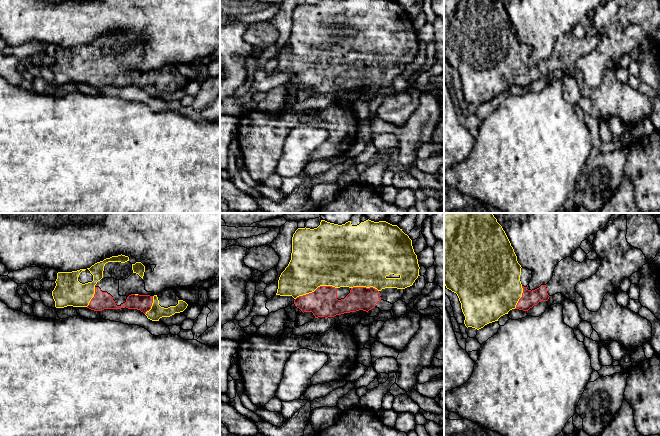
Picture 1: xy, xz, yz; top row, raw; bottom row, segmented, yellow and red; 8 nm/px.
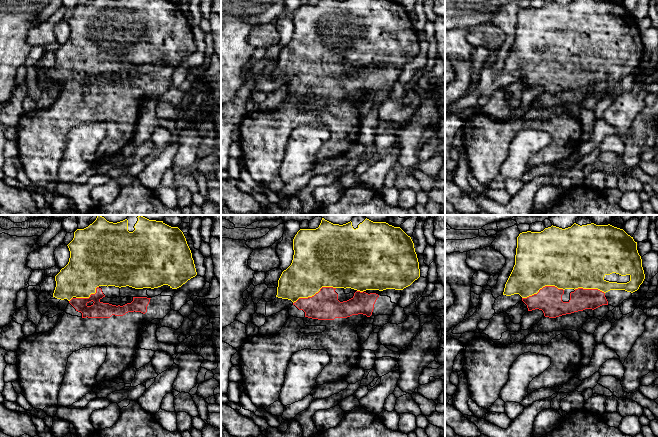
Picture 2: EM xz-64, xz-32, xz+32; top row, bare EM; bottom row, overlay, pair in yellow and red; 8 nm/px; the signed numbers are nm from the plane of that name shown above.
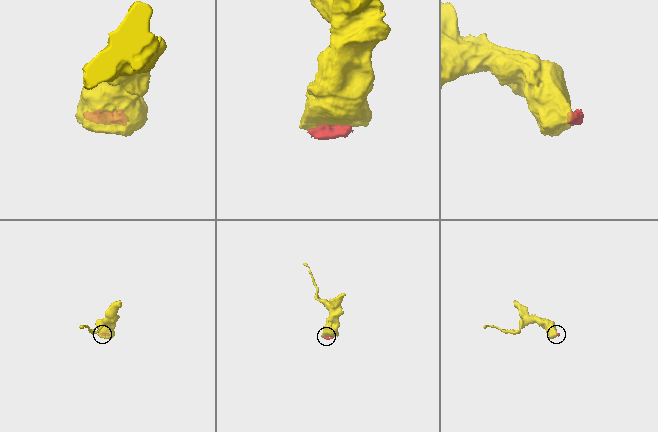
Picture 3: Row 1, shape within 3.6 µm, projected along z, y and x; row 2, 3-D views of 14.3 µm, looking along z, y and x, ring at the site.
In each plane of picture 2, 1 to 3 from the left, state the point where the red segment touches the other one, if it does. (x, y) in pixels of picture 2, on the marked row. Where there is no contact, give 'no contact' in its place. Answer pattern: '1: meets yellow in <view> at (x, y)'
1: meets yellow in xz-64 at (88, 297)
2: meets yellow in xz-32 at (314, 294)
3: meets yellow in xz+32 at (542, 287)

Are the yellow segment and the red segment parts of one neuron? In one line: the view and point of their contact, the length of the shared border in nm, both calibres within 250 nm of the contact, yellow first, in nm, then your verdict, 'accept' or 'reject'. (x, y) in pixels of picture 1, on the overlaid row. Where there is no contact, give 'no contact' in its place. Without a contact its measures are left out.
xz (315, 289) | 340 nm | 440/240 nm | accept

